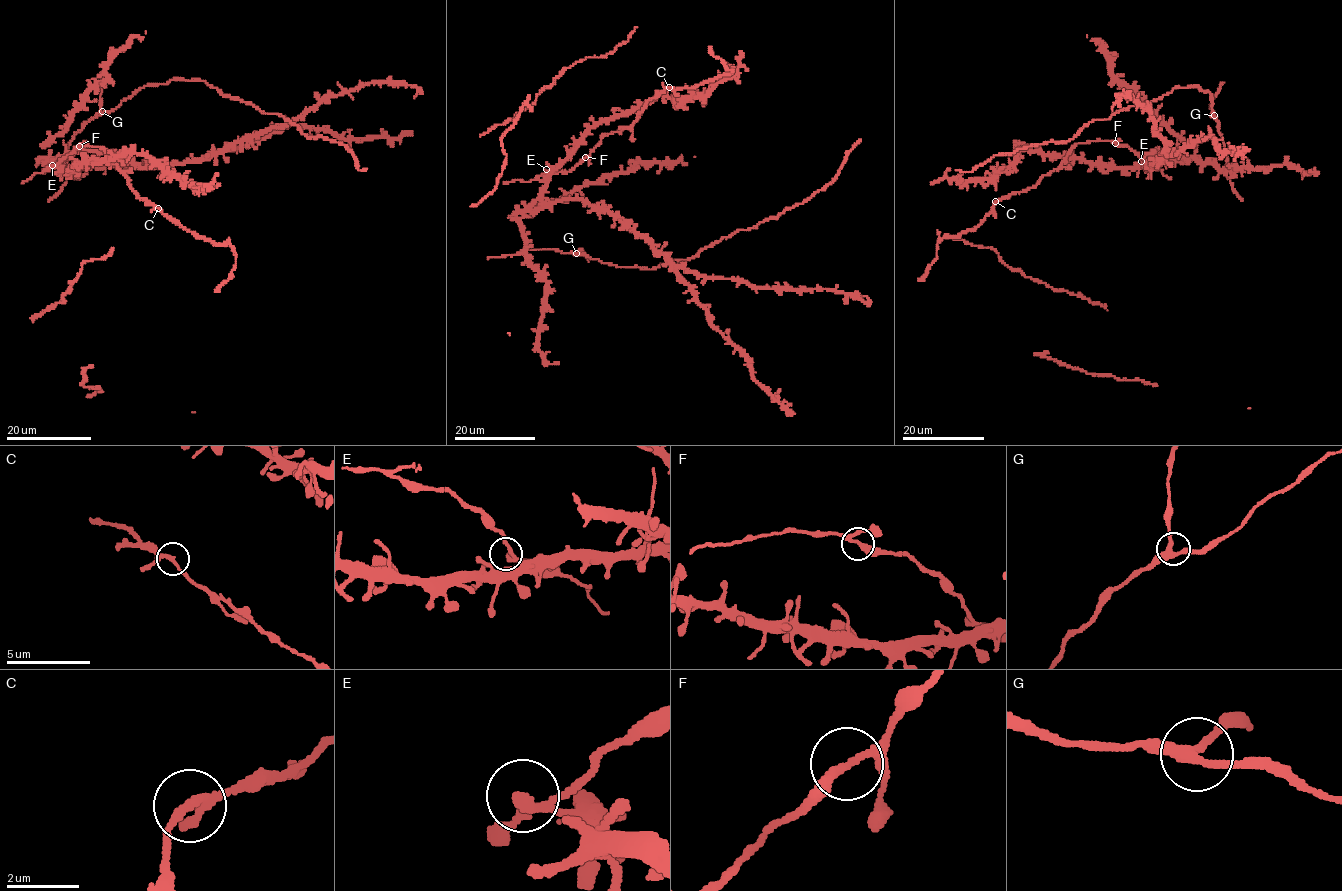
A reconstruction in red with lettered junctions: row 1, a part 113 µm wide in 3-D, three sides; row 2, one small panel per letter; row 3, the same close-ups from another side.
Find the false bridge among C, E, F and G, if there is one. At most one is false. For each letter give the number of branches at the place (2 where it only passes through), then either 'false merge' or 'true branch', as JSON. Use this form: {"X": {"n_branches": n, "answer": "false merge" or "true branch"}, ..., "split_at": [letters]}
{"C": {"n_branches": 3, "answer": "true branch"}, "E": {"n_branches": 3, "answer": "true branch"}, "F": {"n_branches": 3, "answer": "true branch"}, "G": {"n_branches": 3, "answer": "true branch"}, "split_at": []}

